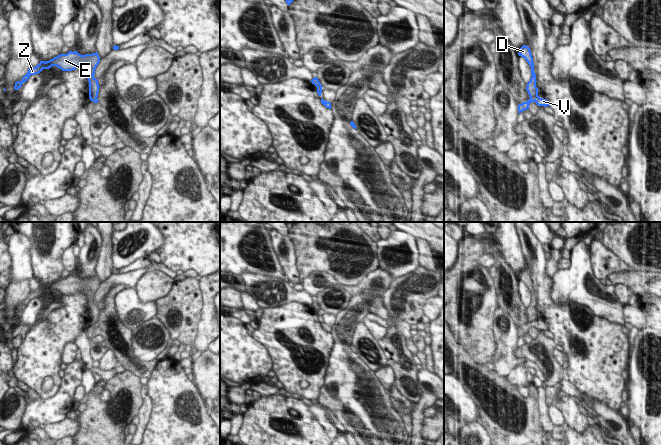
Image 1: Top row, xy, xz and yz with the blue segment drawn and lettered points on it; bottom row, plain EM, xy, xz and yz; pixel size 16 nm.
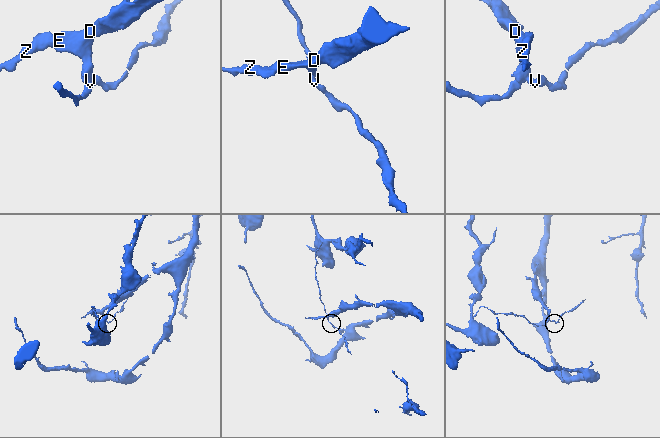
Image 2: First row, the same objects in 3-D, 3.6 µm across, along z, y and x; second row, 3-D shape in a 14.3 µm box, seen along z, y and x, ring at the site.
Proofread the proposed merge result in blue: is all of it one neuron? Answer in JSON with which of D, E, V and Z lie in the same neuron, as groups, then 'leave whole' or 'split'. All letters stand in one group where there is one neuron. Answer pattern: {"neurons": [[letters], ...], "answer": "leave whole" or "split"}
{"neurons": [["D", "E", "Z"], ["V"]], "answer": "split"}

